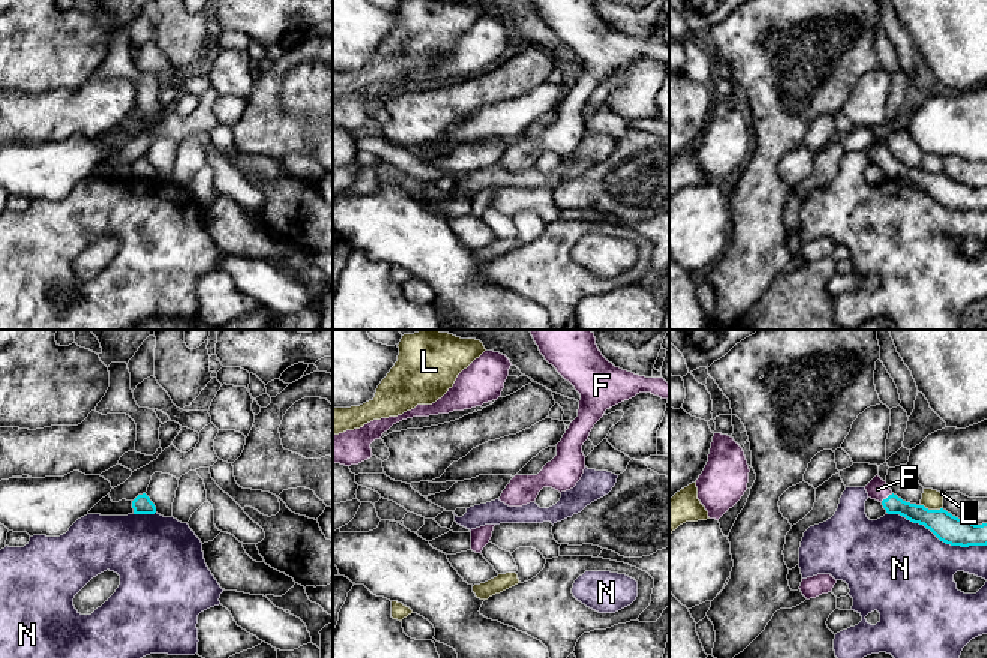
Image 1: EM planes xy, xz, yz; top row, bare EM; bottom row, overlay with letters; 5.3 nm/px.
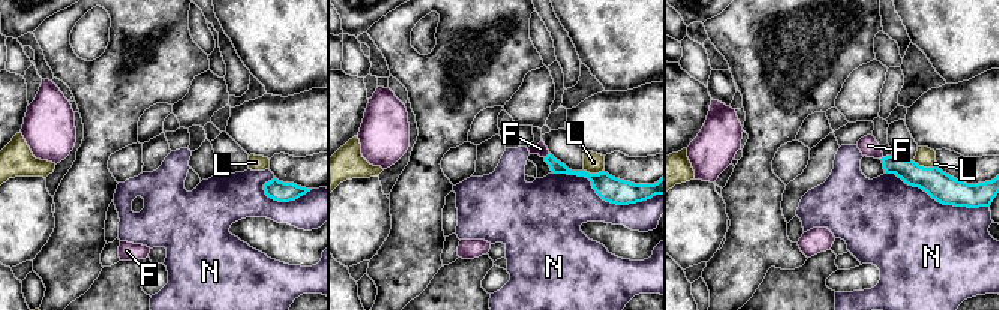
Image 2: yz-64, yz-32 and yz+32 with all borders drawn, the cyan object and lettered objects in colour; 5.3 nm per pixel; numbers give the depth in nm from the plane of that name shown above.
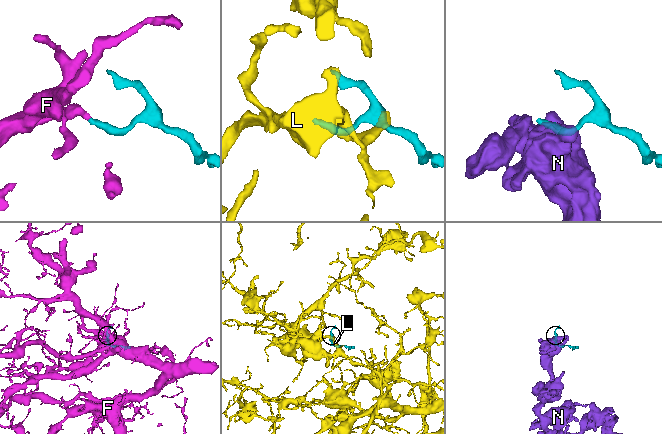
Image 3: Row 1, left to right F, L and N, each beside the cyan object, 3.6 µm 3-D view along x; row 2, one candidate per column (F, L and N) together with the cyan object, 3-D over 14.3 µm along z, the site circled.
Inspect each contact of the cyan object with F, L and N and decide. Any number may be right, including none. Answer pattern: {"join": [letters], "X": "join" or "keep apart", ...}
{"join": ["F"], "F": "join", "L": "keep apart", "N": "keep apart"}

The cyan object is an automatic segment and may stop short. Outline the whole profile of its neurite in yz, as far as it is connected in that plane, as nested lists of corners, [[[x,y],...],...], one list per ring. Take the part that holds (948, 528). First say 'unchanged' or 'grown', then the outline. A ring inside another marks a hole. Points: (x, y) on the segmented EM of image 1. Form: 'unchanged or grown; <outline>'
grown; [[[876,475],[867,486],[868,498],[879,501],[888,514],[900,514],[914,523],[924,525],[940,541],[951,546],[987,546],[987,523],[975,525],[962,520],[946,510],[928,510],[903,501],[892,493],[886,481]]]

